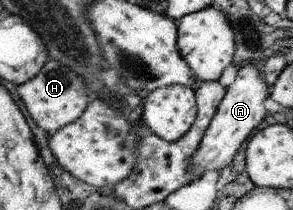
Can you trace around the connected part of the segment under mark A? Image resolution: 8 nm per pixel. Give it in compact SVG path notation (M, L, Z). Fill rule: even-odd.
M244 63L238 66L235 81L226 89L224 98L220 101L218 112L207 128L206 136L193 157L191 169L198 178L207 170L219 171L224 168L236 154L241 144L246 144L249 136L256 131L258 124L267 115L264 100L270 94L270 88L263 79L261 67L254 63Z

